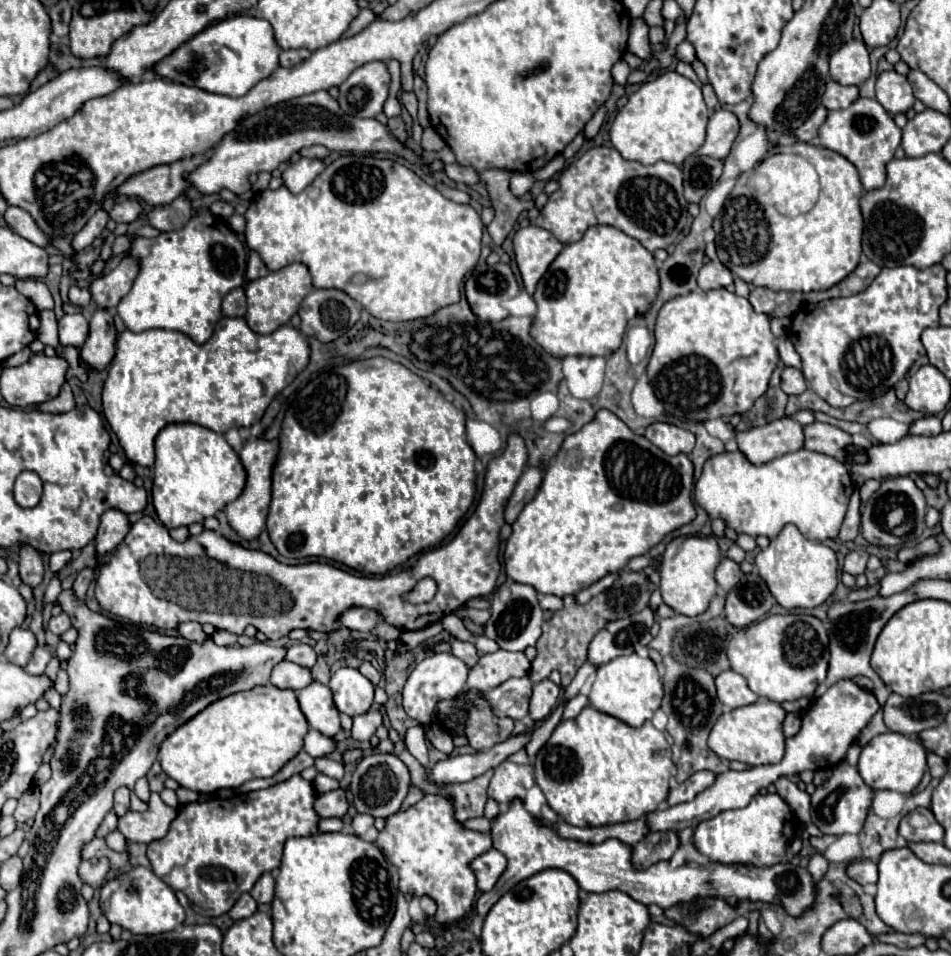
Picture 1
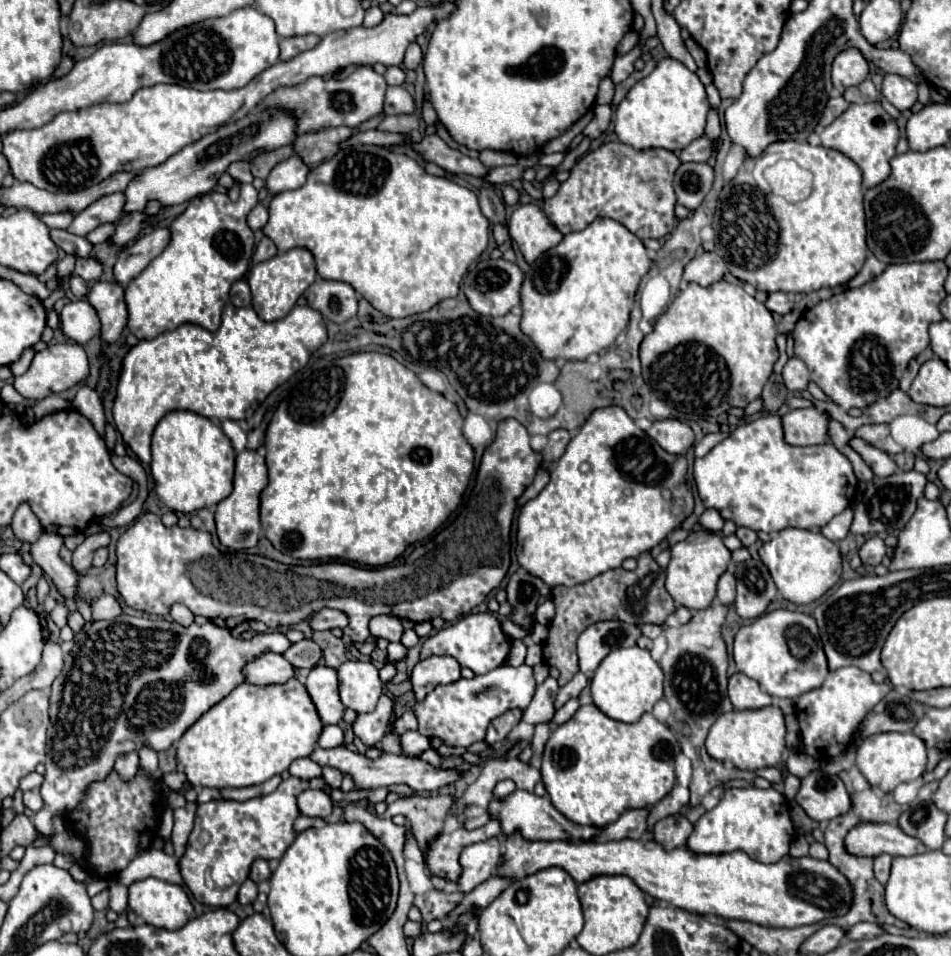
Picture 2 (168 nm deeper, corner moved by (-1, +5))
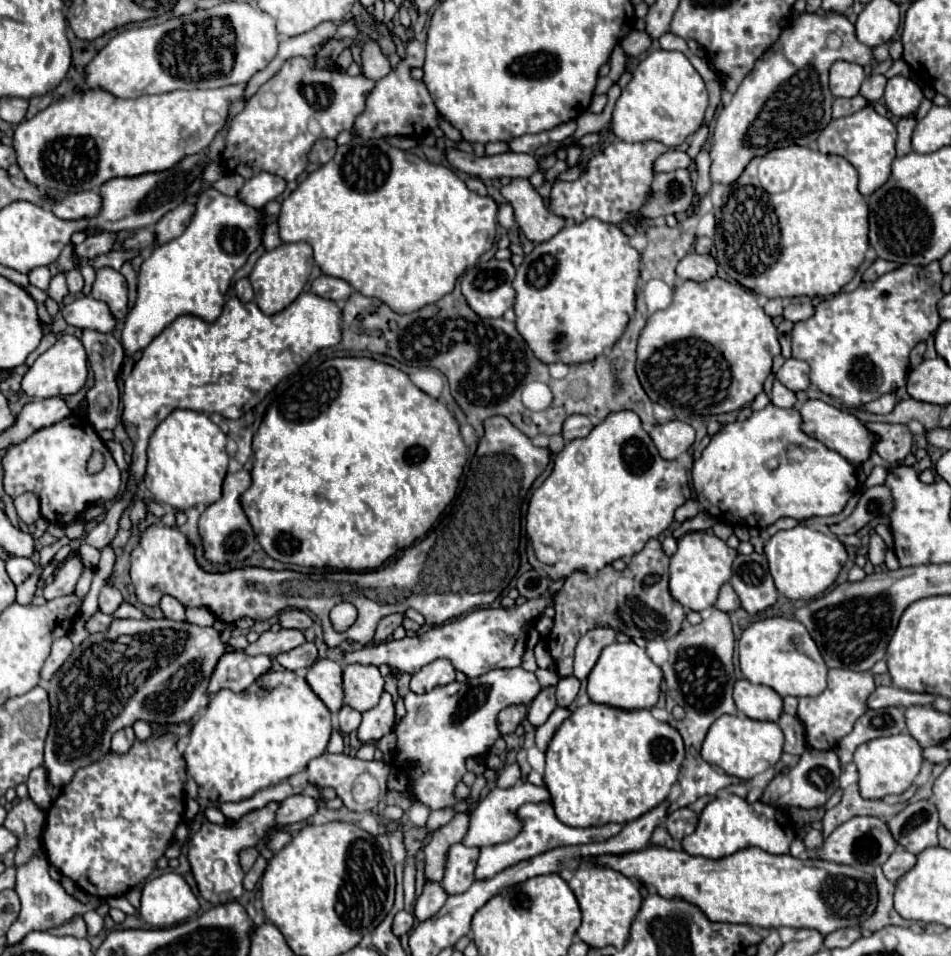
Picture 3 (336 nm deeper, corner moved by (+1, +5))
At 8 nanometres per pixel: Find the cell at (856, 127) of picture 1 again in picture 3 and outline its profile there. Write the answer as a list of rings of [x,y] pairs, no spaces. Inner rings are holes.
[[[867,105],[849,117],[833,119],[825,127],[825,133],[819,135],[817,143],[821,153],[841,155],[859,171],[859,191],[863,197],[869,197],[891,175],[891,161],[895,159],[895,139],[897,139],[895,125],[887,117],[881,117],[873,109],[873,105]]]

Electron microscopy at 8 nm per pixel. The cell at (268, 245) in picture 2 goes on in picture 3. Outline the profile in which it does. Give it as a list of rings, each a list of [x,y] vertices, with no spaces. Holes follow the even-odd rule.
[[[271,223],[265,227],[263,231],[263,247],[265,249],[275,249],[281,245],[281,239],[279,239],[279,229],[277,229],[277,223]]]

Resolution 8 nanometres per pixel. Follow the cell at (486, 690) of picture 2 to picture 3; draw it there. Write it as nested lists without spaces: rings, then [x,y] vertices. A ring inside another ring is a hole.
[[[523,667],[493,669],[465,683],[439,685],[429,693],[405,695],[407,715],[397,725],[397,749],[393,763],[407,771],[409,789],[415,801],[431,809],[453,805],[453,789],[465,775],[465,759],[485,755],[487,749],[501,737],[497,731],[497,713],[505,707],[531,703],[541,691],[537,677]]]

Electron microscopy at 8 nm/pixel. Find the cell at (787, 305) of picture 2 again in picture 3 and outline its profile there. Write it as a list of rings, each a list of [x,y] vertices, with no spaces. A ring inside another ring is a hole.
[[[805,301],[805,303],[789,303],[783,309],[783,319],[789,319],[793,323],[803,321],[803,319],[807,319],[811,315],[813,315],[813,305],[809,301]]]

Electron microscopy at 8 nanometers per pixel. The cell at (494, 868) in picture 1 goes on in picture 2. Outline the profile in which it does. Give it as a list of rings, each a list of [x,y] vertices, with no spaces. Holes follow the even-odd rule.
[[[497,837],[465,847],[459,855],[461,875],[457,879],[457,889],[469,893],[481,881],[487,881],[497,867],[497,857],[501,857],[501,843]]]

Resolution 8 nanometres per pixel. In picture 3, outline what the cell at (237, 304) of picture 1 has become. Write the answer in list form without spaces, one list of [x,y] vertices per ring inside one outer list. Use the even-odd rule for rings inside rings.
[[[239,279],[239,281],[235,283],[235,297],[237,297],[239,301],[243,301],[243,303],[247,303],[247,301],[253,299],[253,289],[251,289],[249,279]]]

